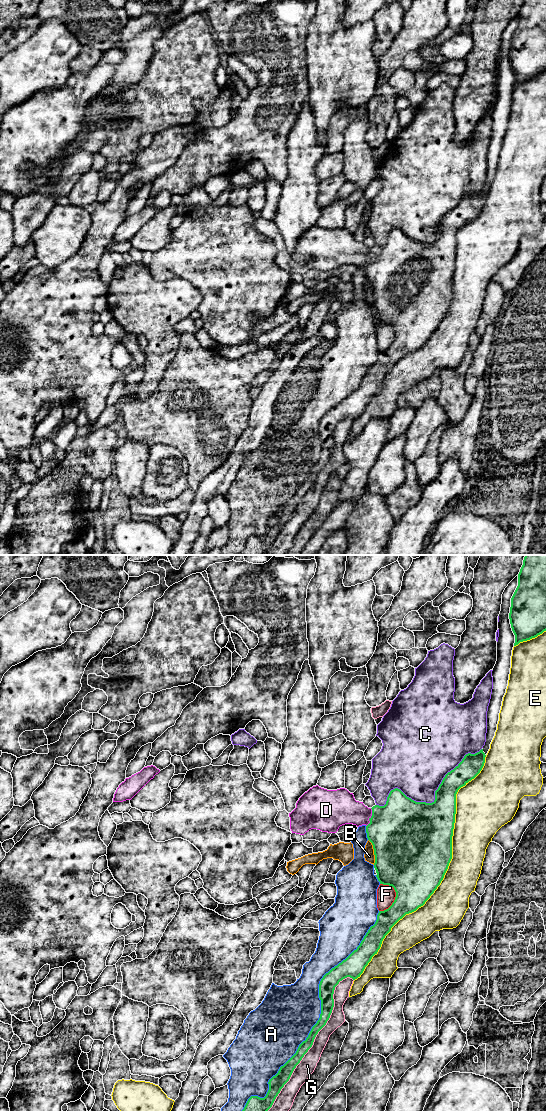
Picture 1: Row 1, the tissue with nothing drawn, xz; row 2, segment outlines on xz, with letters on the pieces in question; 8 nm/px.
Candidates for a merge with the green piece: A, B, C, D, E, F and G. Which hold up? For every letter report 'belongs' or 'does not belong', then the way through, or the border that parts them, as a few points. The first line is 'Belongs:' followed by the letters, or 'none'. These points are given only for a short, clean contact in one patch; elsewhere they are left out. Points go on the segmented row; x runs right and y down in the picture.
Belongs: D
A: does not belong
B: does not belong
C: does not belong
D: belongs; way xz (399, 830), (371, 817), (342, 808)
E: does not belong
F: does not belong
G: does not belong

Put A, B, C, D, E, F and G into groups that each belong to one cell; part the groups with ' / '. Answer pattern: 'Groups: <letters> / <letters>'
Groups: A / B / C / D / E / F / G

